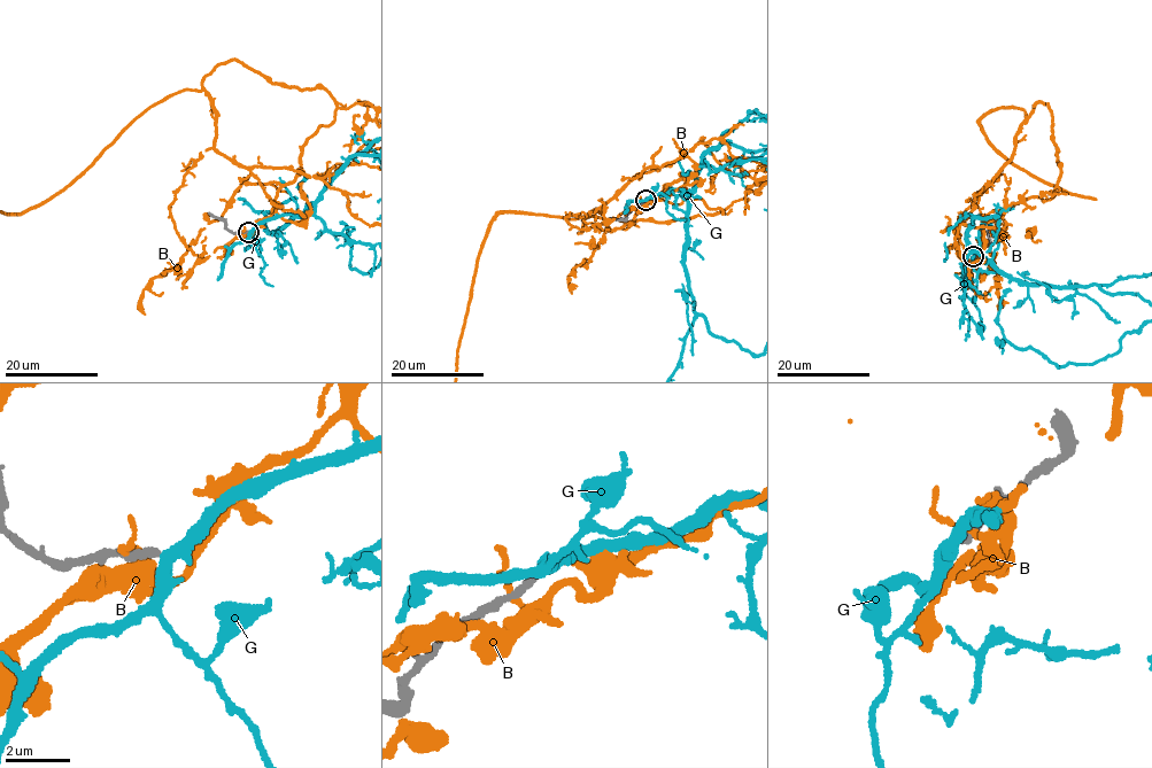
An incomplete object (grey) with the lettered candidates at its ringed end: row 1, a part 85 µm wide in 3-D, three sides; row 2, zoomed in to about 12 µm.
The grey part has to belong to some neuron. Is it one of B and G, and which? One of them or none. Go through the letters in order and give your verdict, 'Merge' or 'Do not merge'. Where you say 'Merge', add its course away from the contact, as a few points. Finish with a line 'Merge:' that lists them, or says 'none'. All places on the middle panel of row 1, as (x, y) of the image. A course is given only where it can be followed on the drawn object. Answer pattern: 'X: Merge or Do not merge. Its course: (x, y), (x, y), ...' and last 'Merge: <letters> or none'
B: Do not merge
G: Merge
Merge: G

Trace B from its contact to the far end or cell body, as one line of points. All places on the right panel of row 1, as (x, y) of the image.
B: (975, 255), (986, 222), (1054, 196), (1041, 101), (979, 125), (1025, 170)

